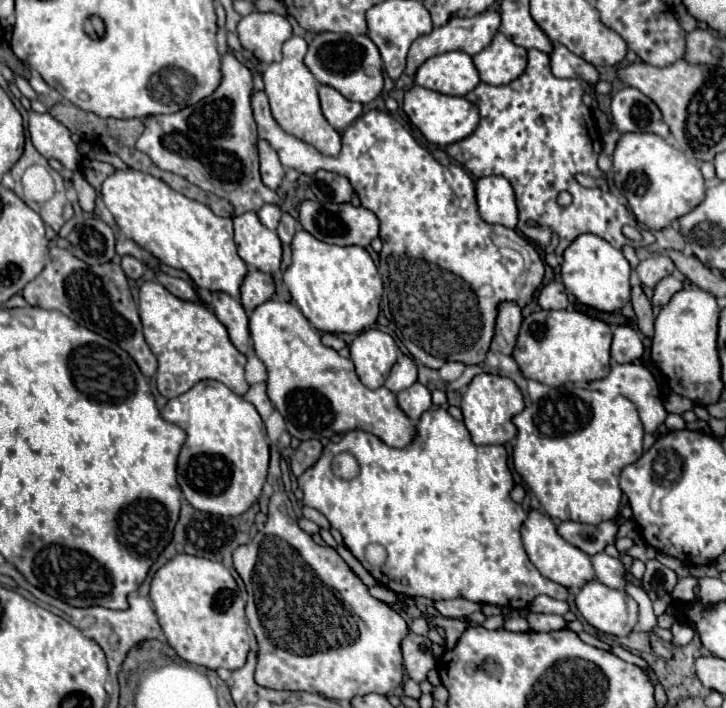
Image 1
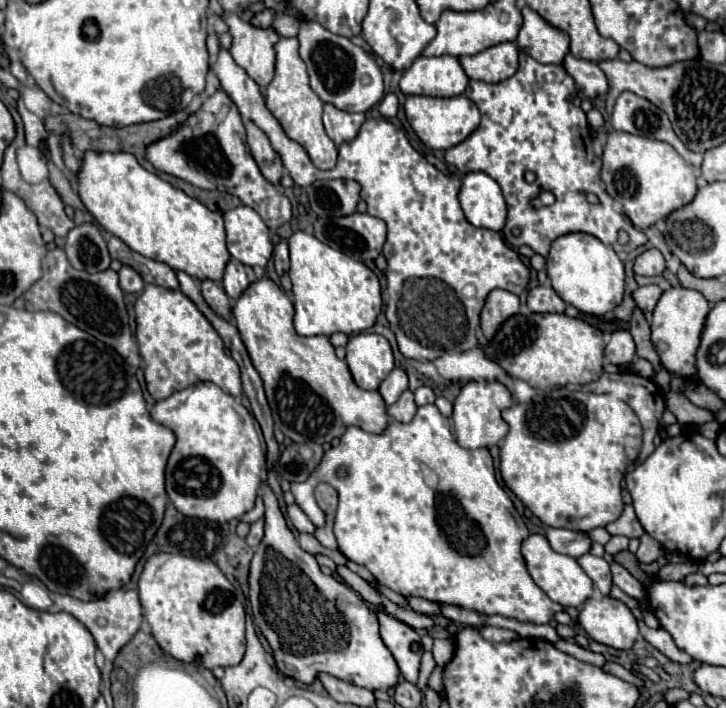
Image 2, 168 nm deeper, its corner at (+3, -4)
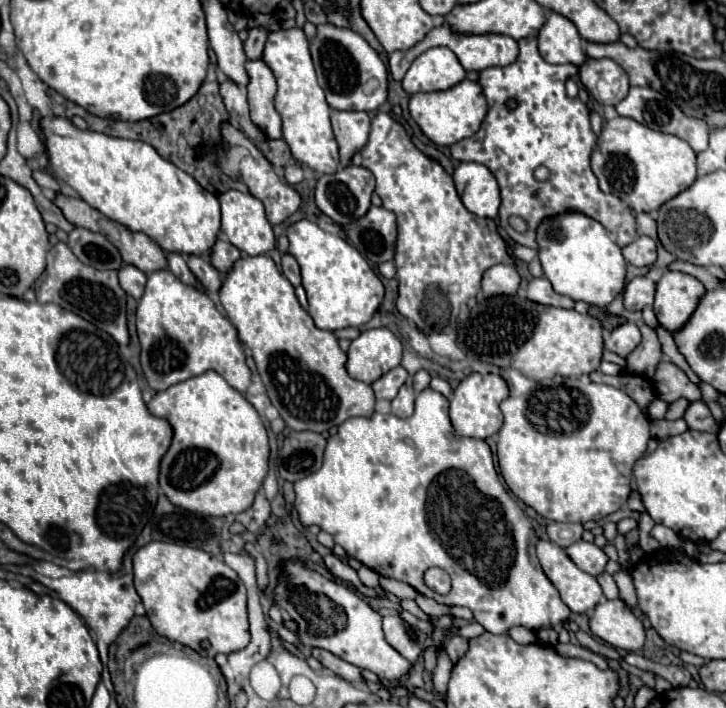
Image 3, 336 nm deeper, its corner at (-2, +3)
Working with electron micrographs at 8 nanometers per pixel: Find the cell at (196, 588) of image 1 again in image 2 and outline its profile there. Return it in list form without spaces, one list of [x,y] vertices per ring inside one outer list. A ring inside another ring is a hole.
[[[158,552],[144,564],[138,596],[154,640],[176,660],[194,662],[200,656],[200,666],[210,670],[216,666],[236,666],[242,660],[246,648],[244,606],[216,564]]]

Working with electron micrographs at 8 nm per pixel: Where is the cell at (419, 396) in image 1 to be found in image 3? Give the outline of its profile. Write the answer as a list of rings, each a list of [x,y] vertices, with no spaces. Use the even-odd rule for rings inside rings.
[[[407,381],[401,389],[399,395],[393,399],[391,407],[393,407],[393,415],[397,417],[411,417],[413,413],[413,403],[415,403],[415,389],[411,385],[411,381]]]

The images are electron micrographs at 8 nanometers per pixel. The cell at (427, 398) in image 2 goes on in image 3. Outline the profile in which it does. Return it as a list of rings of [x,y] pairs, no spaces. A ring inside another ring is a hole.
[[[417,371],[417,373],[413,375],[413,387],[415,387],[417,393],[425,391],[425,389],[429,387],[429,383],[431,383],[431,375],[429,375],[427,371]]]

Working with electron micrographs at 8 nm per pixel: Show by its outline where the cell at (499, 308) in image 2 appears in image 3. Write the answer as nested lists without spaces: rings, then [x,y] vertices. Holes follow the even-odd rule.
[[[495,265],[483,275],[483,295],[515,295],[519,289],[519,273],[511,265]]]

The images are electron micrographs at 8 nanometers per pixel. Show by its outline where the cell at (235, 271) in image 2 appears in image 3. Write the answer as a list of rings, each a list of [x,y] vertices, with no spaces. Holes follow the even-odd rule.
[[[223,233],[219,235],[213,251],[211,251],[211,265],[219,271],[219,273],[229,273],[231,267],[241,259],[241,251],[235,249],[225,237]]]

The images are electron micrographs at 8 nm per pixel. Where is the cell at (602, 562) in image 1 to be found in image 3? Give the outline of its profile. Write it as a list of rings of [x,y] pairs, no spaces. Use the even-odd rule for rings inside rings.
[[[577,541],[575,545],[567,547],[567,555],[571,557],[571,561],[583,569],[589,575],[601,575],[605,571],[607,565],[607,557],[603,553],[603,549],[599,549],[595,543],[587,543],[587,541]]]

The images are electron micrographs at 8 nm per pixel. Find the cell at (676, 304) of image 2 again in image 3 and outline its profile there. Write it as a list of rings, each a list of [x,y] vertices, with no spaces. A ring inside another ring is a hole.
[[[667,271],[657,281],[655,293],[655,315],[659,325],[675,333],[683,329],[695,313],[699,299],[705,295],[705,287],[691,275]]]

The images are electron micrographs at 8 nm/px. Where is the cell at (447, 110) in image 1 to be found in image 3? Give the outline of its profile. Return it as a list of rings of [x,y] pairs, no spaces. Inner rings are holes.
[[[463,79],[451,89],[435,93],[415,93],[409,101],[409,111],[421,131],[437,145],[453,145],[465,137],[471,137],[479,131],[483,117],[487,115],[487,101],[483,97],[481,85],[473,79]]]

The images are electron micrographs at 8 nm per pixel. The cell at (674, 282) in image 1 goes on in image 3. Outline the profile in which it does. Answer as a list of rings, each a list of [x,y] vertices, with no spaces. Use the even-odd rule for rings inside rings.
[[[635,277],[631,283],[627,283],[625,293],[623,293],[623,303],[629,311],[643,309],[647,305],[653,305],[655,297],[655,281],[649,277]]]

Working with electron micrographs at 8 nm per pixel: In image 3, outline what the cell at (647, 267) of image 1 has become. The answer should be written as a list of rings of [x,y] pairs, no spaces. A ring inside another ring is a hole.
[[[637,237],[623,249],[623,257],[635,267],[651,267],[657,261],[657,245],[651,237]]]

